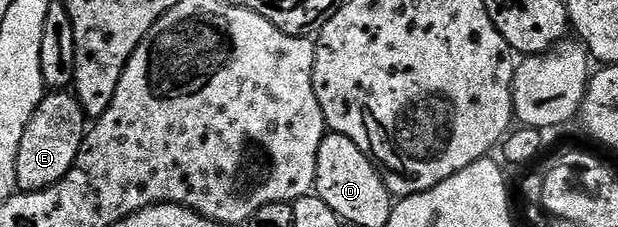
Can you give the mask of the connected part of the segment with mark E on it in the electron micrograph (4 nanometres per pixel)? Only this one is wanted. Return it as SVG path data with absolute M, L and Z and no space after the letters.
M48 91L37 106L17 150L17 188L19 192L40 192L65 178L74 166L89 131L89 118L74 91Z

